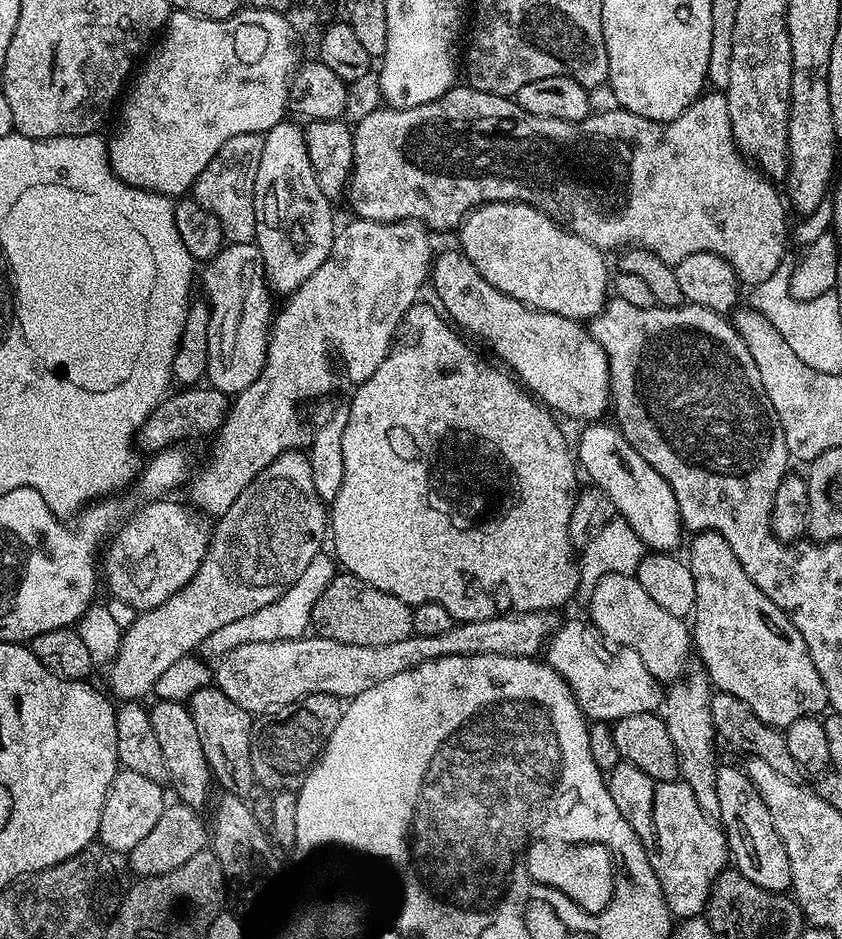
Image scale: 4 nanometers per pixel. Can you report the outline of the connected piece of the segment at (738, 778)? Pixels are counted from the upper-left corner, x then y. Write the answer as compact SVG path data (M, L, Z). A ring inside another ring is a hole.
M721 763L717 770L717 798L715 807L720 807L719 823L728 838L728 850L734 861L735 871L741 872L754 886L762 886L762 890L771 892L787 893L792 887L792 871L790 870L790 858L786 854L784 840L778 838L778 830L774 830L774 818L770 818L770 810L758 792L754 782L744 773L743 767L732 764Z

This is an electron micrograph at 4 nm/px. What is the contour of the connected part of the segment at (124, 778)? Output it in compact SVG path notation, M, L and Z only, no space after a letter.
M129 768L117 771L102 806L99 843L113 854L127 854L134 846L138 846L138 842L142 842L142 838L154 830L154 822L162 818L166 799L164 800L164 792L160 788L163 788L161 781L151 780L146 774L138 774Z

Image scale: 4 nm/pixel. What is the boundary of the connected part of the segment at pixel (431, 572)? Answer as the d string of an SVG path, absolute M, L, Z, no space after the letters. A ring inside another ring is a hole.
M424 303L413 304L404 315L406 328L416 333L401 344L399 341L389 351L382 366L378 366L378 370L355 389L352 404L347 405L346 434L342 434L342 490L330 504L330 540L336 543L335 559L345 573L362 578L362 582L370 582L370 586L378 586L378 590L386 590L386 594L394 594L394 598L402 598L402 602L410 606L422 602L438 602L446 606L456 622L485 620L517 612L560 610L580 590L580 566L570 538L570 516L578 491L578 464L570 451L570 444L568 448L556 425L557 417L549 409L529 395L503 367L487 364L482 357L476 356L475 350L463 340L465 337L435 307L432 309Z

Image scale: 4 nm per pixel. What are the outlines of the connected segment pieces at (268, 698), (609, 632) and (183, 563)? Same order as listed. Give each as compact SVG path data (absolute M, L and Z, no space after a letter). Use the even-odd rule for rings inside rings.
M308 634L298 640L246 642L220 657L215 668L215 687L220 688L232 702L238 702L242 710L253 714L263 714L278 704L289 704L295 700L302 700L306 696L317 694L351 698L370 690L370 686L378 682L386 682L384 646L350 646L346 642L328 640L319 634Z
M606 574L606 578L594 586L594 594L586 601L586 608L591 623L605 639L613 645L637 652L654 679L675 682L685 675L689 667L688 652L690 656L694 648L689 625L681 617L662 610L662 606L642 590L635 575Z
M156 498L145 506L141 512L133 511L128 519L116 529L111 537L112 545L102 556L102 580L108 583L111 595L115 599L126 602L140 612L148 612L151 608L162 606L168 596L173 596L182 586L190 582L192 573L198 570L200 563L208 552L208 543L212 540L213 521L199 510L179 504L173 498Z

